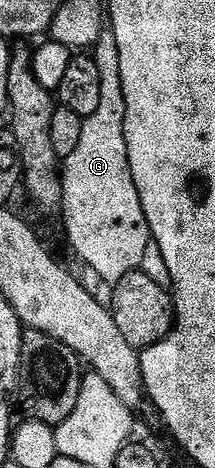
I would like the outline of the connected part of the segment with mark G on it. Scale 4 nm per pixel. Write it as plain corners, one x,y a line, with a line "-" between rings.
104,29
99,40
95,42
93,58
97,65
97,73
101,73
101,101
97,104
97,113
88,115
83,120
81,145
77,145
77,149
73,149
73,153
69,153
69,157
62,160
63,205
61,208
61,216
63,215
63,227
67,230
67,239
71,242
72,249
79,254
80,261
85,266
92,267
108,285
114,285
127,278
129,273
140,270
146,246
152,243
153,240
151,230
147,224
147,218
145,217
145,209
141,209
141,197
137,193
137,185
133,181
133,173
129,169
129,149
125,145
125,97
123,96
123,86
121,85
121,53
117,53
117,37
111,30

